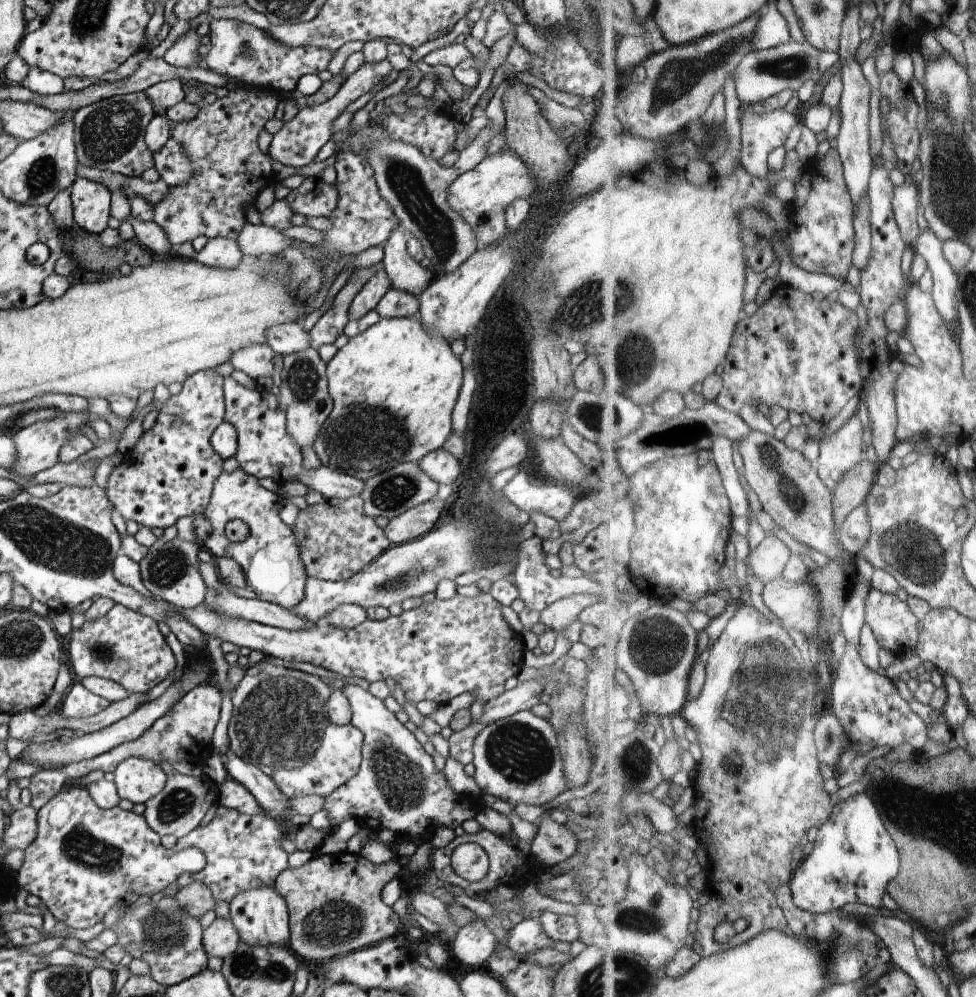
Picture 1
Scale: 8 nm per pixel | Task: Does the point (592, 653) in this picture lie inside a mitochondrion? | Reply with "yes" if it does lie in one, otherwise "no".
no

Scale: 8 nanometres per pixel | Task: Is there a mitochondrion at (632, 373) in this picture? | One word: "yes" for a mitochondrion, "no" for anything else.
yes

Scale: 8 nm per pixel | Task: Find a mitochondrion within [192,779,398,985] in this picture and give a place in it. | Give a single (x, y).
(334, 922)

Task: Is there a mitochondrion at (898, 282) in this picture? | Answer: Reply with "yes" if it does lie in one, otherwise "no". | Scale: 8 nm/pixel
no

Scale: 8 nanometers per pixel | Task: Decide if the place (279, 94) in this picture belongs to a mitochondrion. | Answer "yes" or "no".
no

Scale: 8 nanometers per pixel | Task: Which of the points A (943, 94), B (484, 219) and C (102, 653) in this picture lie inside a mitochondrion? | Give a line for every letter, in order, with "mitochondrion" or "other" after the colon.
A: mitochondrion
B: mitochondrion
C: mitochondrion

